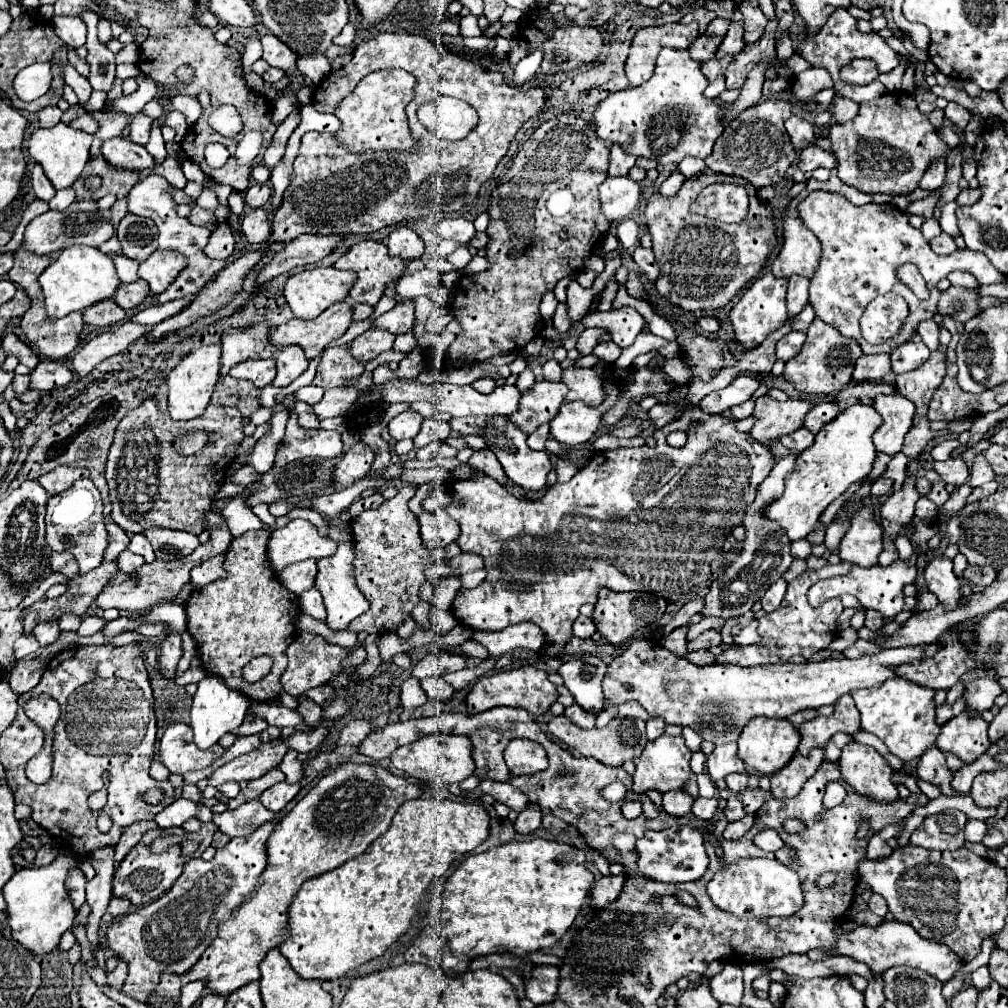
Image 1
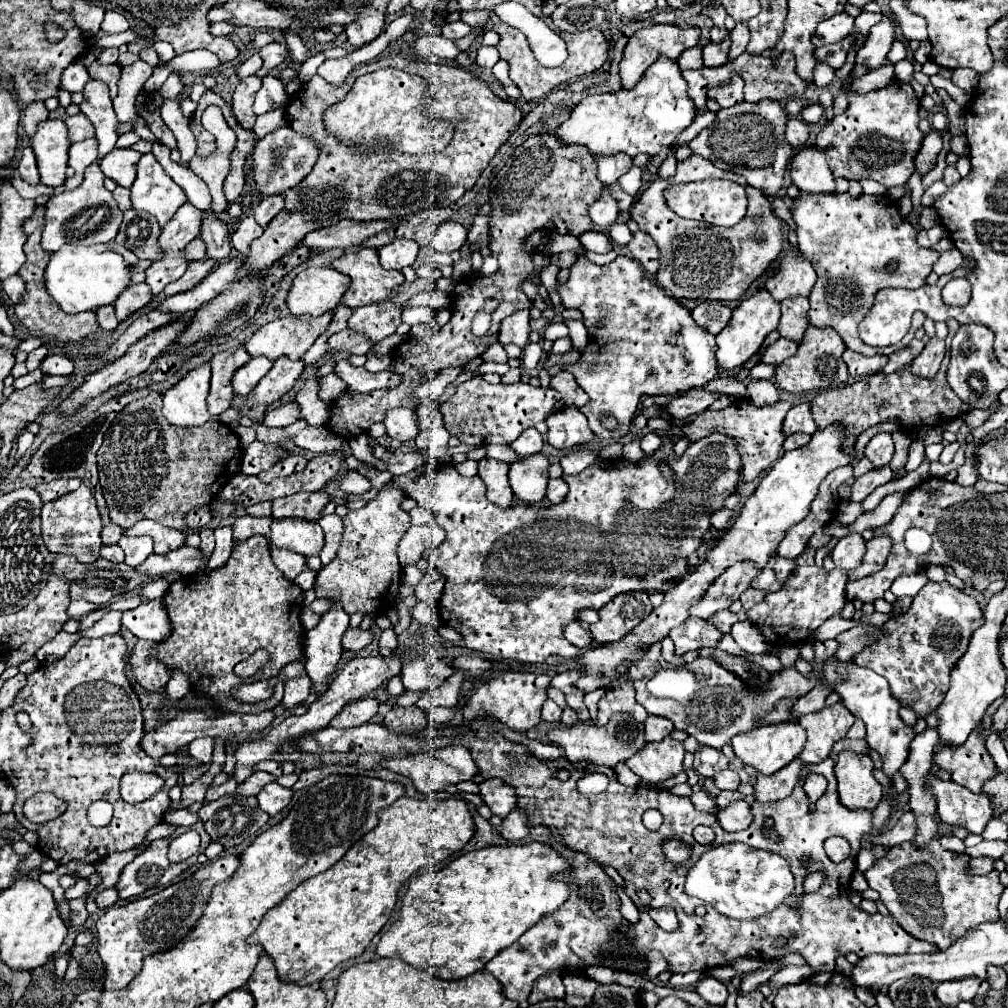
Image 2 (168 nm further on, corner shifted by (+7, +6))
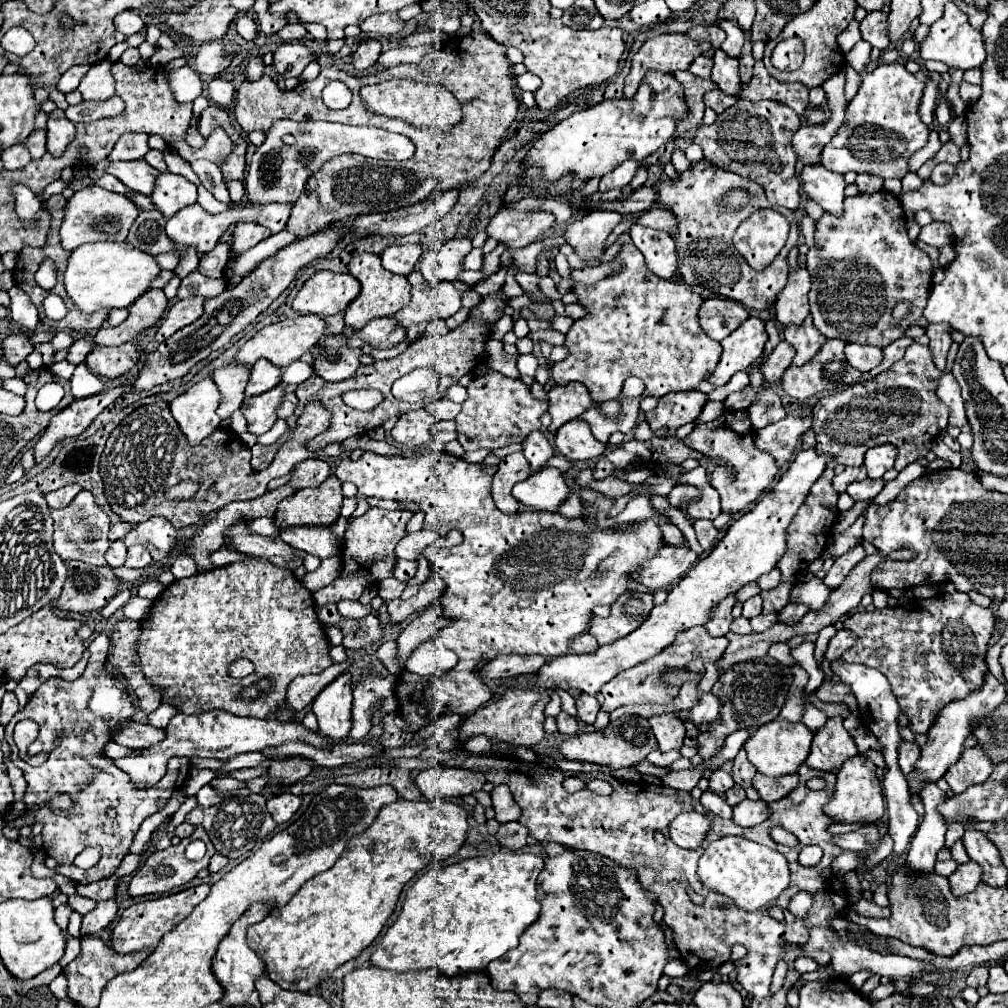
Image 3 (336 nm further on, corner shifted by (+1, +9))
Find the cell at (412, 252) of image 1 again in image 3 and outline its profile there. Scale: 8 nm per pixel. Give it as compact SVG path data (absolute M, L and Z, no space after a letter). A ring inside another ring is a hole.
M391 245L383 251L381 261L387 271L397 275L409 275L421 257L421 245Z

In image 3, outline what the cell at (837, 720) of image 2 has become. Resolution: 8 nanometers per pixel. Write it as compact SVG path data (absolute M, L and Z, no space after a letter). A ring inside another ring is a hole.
M831 717L827 725L815 733L811 753L805 763L817 771L837 773L841 765L855 755L859 755L859 751L849 733L845 731L843 719Z

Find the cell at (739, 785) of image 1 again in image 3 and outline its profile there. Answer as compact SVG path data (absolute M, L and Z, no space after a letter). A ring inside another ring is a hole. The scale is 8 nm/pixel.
M717 769L717 771L711 773L711 777L709 777L709 789L711 789L713 793L723 795L723 793L725 793L727 789L731 789L731 787L733 787L733 779L731 779L731 775L729 775L727 771Z

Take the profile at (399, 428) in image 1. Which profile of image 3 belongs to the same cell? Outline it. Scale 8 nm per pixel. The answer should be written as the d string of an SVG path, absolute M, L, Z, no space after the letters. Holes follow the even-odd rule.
M427 409L409 411L409 413L403 413L401 419L393 425L391 437L399 445L405 445L409 449L423 447L423 445L427 445L431 441L433 423L435 423L435 419L429 415Z

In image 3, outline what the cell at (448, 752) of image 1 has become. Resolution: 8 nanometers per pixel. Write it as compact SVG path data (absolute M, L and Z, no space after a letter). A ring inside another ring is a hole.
M431 767L417 775L415 783L427 799L449 799L471 795L485 785L485 775L457 767Z

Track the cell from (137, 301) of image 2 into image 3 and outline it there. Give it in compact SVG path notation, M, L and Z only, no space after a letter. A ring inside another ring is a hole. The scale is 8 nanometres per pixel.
M149 289L129 307L129 317L117 327L103 327L101 333L93 337L97 345L121 345L131 341L143 329L153 327L167 309L167 297L161 289Z

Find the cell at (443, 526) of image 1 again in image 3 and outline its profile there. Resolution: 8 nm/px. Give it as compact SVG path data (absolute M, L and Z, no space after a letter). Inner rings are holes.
M417 531L417 533L411 533L411 535L405 535L399 545L395 547L395 555L399 559L409 559L409 561L417 561L417 557L425 551L427 545L435 543L437 541L437 535L433 531Z

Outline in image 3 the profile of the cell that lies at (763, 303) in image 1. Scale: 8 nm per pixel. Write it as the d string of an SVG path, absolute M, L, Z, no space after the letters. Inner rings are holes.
M749 317L743 325L737 327L729 337L721 341L723 353L717 363L717 371L707 377L707 381L715 387L723 387L737 373L747 369L757 357L761 357L763 347L767 343L765 321L757 317Z

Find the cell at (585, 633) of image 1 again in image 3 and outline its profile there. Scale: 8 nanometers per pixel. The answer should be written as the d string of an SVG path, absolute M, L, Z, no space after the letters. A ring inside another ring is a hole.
M581 633L581 635L577 635L577 637L573 639L573 645L571 645L571 651L577 653L577 655L593 653L593 651L597 651L597 649L599 649L599 645L597 645L595 637L589 635L589 633Z

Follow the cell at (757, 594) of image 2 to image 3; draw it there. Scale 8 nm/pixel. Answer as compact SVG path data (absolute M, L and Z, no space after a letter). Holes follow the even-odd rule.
M755 595L755 597L751 597L749 601L745 601L743 603L743 617L747 617L747 619L751 619L751 617L755 617L755 615L759 615L761 613L761 597L759 595Z

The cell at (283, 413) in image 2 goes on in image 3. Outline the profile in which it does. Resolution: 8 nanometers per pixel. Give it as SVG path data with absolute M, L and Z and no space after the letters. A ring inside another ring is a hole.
M287 393L287 395L283 397L283 401L281 401L281 405L277 407L277 417L279 417L279 419L287 419L289 415L293 415L295 407L297 407L297 397L295 397L295 393Z

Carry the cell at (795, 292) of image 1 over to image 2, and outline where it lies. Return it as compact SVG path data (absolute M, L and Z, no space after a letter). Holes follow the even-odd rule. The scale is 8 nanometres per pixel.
M793 296L781 302L781 320L779 320L779 334L791 340L801 342L807 326L809 326L809 318L807 318L807 310L809 310L809 300L807 296Z

